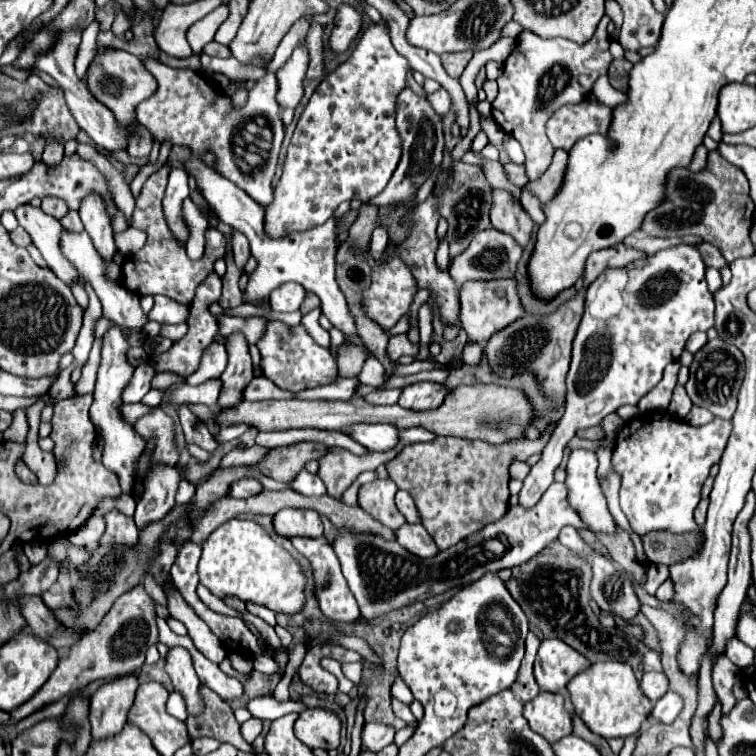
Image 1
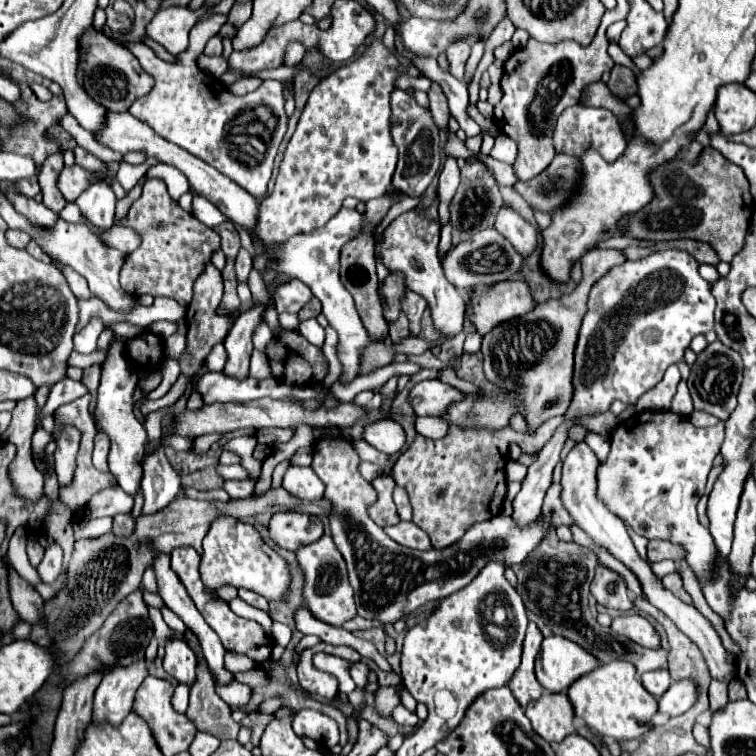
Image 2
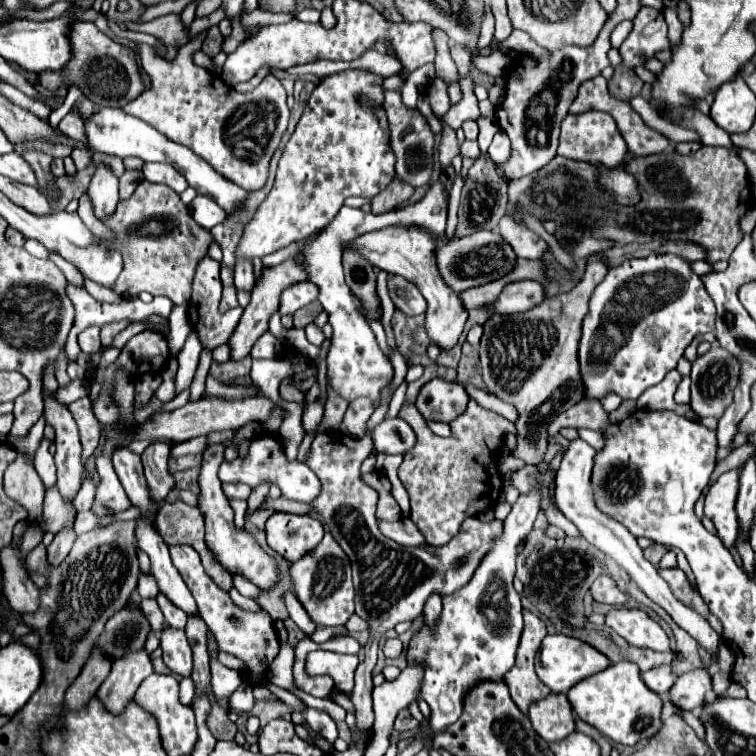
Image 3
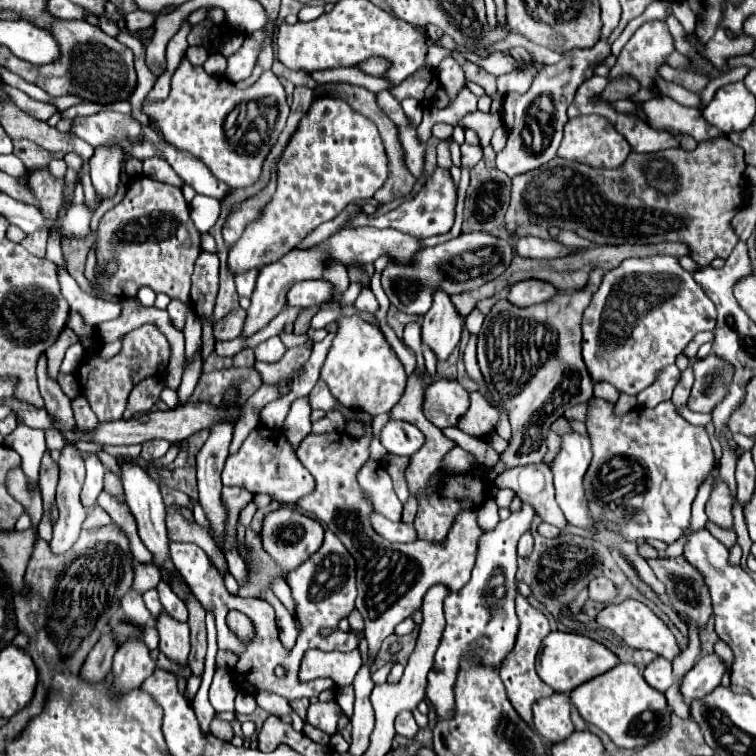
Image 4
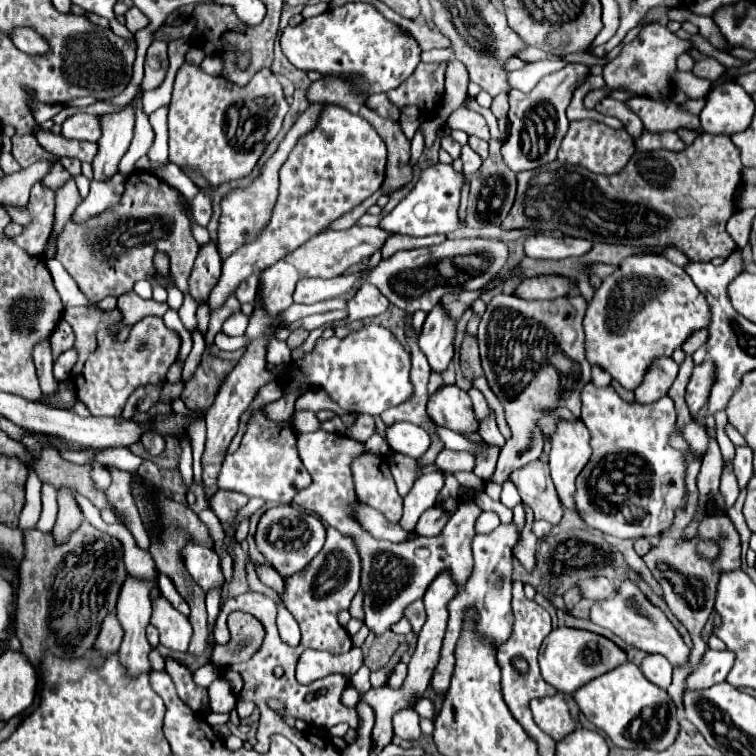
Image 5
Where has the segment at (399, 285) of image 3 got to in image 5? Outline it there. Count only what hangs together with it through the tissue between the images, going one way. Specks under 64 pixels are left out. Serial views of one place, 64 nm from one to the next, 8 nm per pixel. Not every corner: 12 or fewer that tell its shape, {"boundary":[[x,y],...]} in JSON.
{"boundary":[[456,238],[400,250],[368,280],[390,304],[430,312],[480,290],[508,244]]}

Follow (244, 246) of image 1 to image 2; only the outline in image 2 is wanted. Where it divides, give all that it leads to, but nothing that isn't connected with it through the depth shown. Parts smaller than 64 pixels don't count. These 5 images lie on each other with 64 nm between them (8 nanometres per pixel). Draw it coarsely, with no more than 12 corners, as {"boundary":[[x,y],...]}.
{"boundary":[[240,248],[236,256],[238,280],[246,282],[252,270],[252,252]]}

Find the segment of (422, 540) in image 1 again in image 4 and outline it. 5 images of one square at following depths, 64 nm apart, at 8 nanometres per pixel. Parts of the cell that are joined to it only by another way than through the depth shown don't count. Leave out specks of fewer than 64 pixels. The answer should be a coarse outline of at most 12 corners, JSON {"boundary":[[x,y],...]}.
{"boundary":[[376,512],[372,526],[390,542],[414,542],[412,524],[390,522]]}

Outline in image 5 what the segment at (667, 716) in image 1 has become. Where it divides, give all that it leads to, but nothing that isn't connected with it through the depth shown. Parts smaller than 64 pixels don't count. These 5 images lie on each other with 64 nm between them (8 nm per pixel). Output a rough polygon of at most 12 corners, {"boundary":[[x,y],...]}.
{"boundary":[[706,650],[686,688],[704,688],[724,682],[734,656]]}

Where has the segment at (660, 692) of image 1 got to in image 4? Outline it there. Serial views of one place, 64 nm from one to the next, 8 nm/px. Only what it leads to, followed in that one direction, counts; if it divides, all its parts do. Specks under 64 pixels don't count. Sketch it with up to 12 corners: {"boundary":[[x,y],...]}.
{"boundary":[[654,660],[644,670],[644,680],[658,692],[674,684],[672,664]]}

